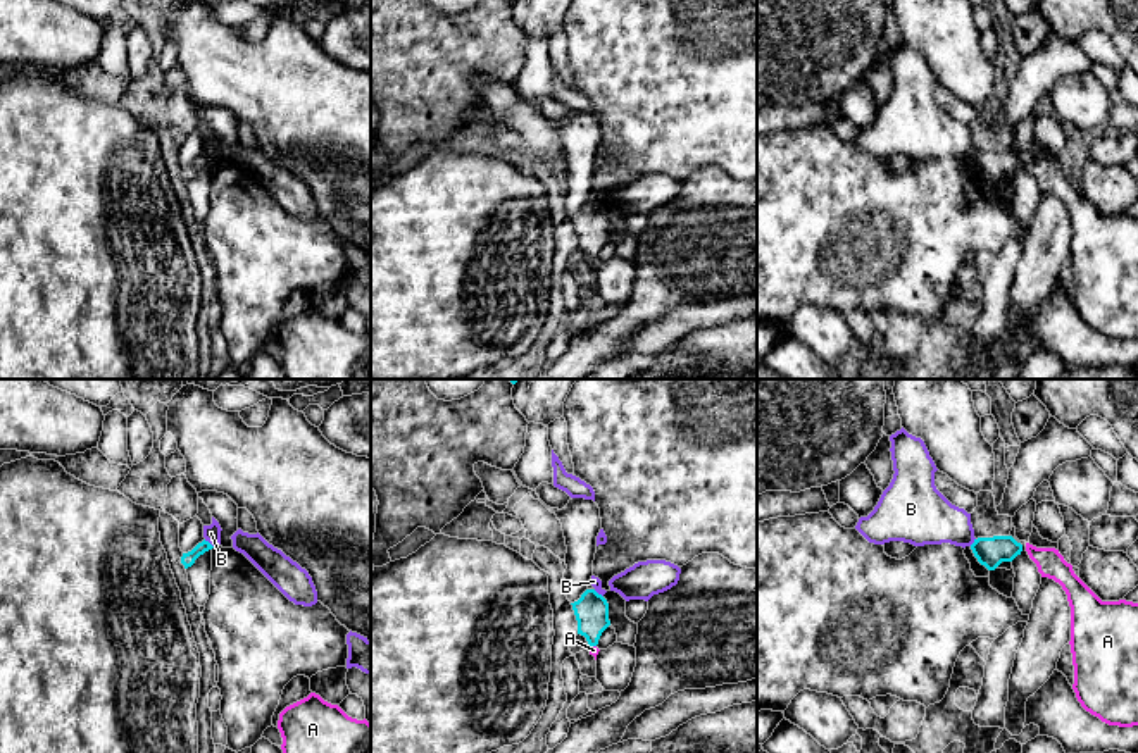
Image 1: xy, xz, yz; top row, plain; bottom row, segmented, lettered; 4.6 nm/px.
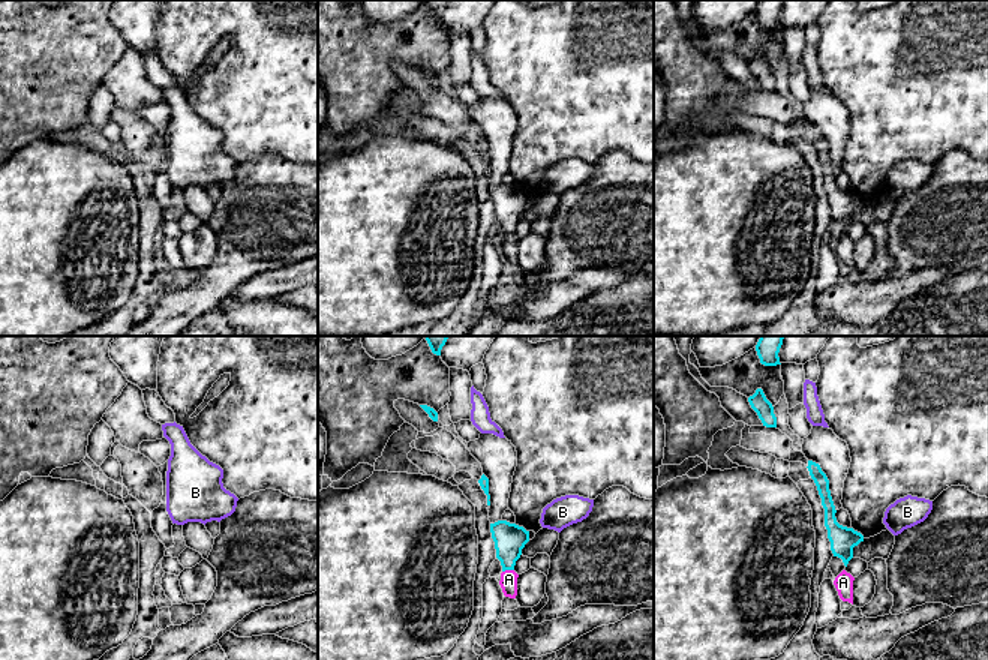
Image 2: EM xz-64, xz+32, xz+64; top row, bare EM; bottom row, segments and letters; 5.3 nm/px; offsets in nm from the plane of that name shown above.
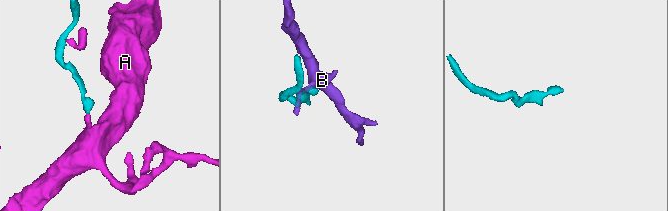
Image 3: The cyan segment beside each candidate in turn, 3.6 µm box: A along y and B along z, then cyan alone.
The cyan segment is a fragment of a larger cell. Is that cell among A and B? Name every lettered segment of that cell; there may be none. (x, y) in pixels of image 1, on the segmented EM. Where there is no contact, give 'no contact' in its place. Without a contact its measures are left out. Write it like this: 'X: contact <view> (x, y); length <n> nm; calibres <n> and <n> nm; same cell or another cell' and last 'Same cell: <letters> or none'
A: contact xz (592, 647); length 40 nm; calibres 160 and 40 nm; same cell
B: contact xy (209, 543); length 60 nm; calibres 70 and 80 nm; another cell
Same cell: A

